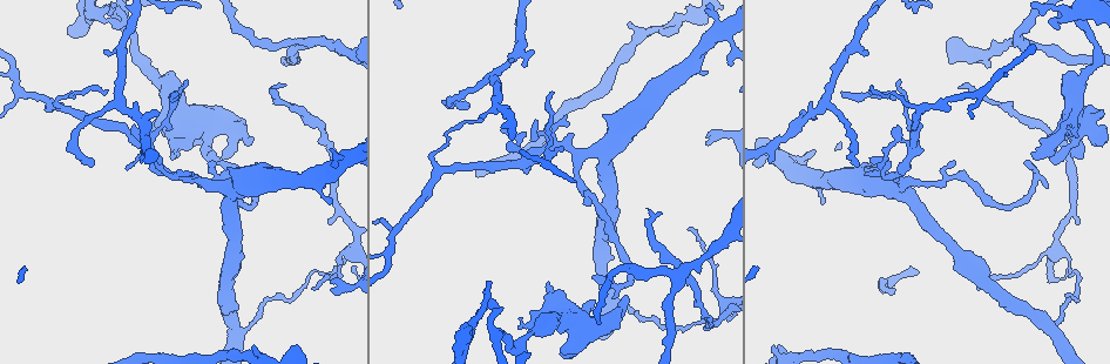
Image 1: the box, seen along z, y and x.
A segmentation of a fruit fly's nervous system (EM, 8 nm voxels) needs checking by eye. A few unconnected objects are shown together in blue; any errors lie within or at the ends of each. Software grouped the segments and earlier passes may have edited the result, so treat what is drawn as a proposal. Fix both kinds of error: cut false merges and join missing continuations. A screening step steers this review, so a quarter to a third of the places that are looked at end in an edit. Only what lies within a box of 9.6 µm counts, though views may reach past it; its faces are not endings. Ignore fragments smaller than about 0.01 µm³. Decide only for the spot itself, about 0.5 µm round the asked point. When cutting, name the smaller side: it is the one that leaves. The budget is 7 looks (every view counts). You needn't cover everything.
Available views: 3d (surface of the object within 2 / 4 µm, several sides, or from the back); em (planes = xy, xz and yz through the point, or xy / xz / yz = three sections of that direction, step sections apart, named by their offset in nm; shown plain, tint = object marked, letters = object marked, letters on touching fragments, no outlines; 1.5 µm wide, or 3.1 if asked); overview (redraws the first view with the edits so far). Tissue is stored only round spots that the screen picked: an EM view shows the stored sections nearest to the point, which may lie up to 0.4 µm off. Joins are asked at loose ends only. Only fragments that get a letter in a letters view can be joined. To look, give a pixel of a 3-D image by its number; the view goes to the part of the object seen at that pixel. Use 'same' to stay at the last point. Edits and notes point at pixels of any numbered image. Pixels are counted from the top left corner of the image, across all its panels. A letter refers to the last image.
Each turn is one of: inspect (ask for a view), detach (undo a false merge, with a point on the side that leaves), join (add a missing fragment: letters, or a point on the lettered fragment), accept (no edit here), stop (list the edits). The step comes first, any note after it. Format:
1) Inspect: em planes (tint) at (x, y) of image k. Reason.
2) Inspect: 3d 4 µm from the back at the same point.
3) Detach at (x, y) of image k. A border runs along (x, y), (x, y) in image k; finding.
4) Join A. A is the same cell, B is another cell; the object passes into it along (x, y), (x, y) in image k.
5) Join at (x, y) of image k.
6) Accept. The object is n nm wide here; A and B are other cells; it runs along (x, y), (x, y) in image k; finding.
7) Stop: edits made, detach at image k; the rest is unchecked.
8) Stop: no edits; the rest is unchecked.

Inspect: em planes (letters) at (314, 288) of image 1.

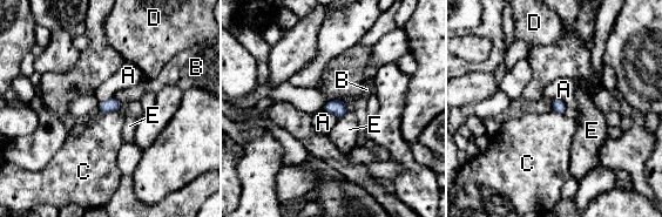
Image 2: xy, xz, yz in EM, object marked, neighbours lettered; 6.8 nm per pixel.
Accept. A, B, C, D and E are other cells; a border runs along (119, 110), (101, 114) in image 2; none of them fits.

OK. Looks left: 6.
Inspect: em planes (letters) at (706, 136) of image 1. Branch stops here.

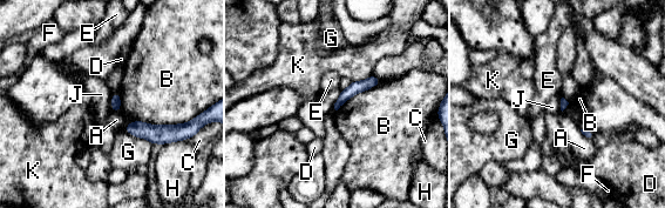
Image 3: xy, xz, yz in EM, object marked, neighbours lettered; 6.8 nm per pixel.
Accept. A, B, C, D, E, F, G, H, J and K are other cells; it runs along (375, 80), (353, 88), (339, 104) in image 3; no lettered fragment goes on from it.

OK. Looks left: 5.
Inspect: em xz step 4 (tint) at (171, 154) of image 1. An open end.

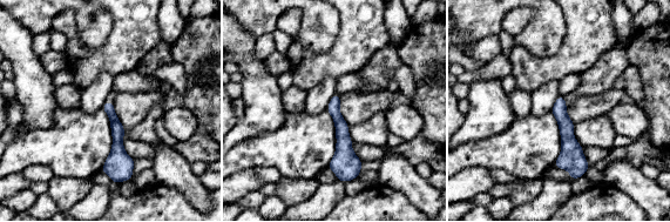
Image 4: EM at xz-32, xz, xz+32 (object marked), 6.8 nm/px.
Inspect: em planes (tint) at the same point.

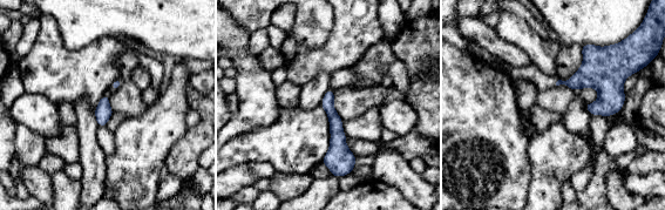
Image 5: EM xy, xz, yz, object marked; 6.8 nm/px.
Inspect: em planes (letters) at the same point. See the neighbours.

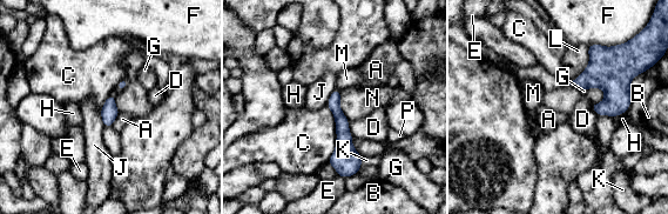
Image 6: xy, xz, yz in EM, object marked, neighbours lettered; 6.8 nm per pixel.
Accept. A, B, C, D, E, F, G, H, J, K, L, M, N and P are other cells; none of them fits.

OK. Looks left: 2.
Stop: no edits; the rest is unchecked.

